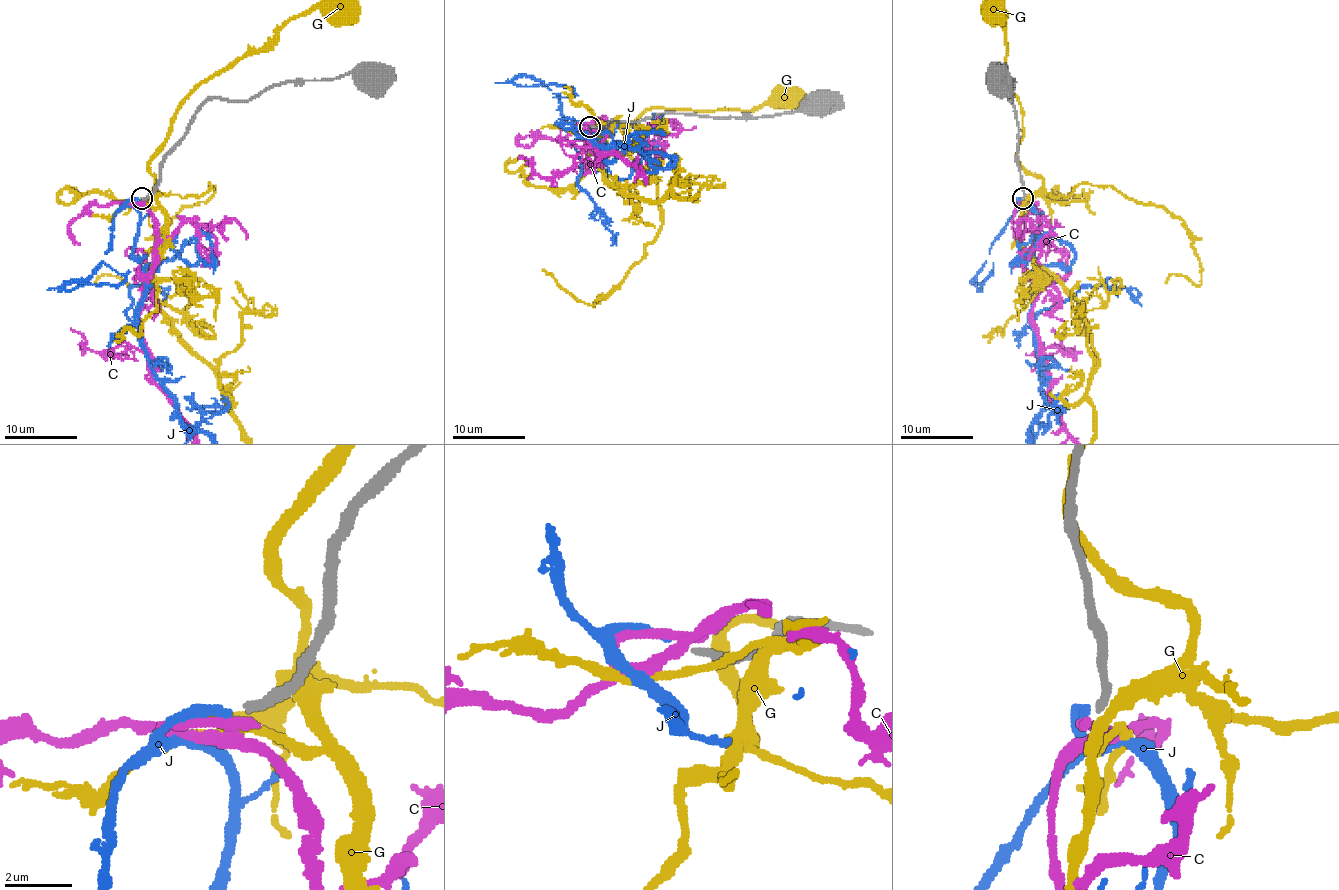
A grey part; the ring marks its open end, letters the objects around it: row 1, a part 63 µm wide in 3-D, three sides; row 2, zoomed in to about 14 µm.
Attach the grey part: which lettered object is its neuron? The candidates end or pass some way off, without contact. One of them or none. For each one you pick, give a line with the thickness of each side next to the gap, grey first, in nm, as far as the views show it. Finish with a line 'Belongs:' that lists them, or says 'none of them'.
J: 240/240 nm
Belongs: J

